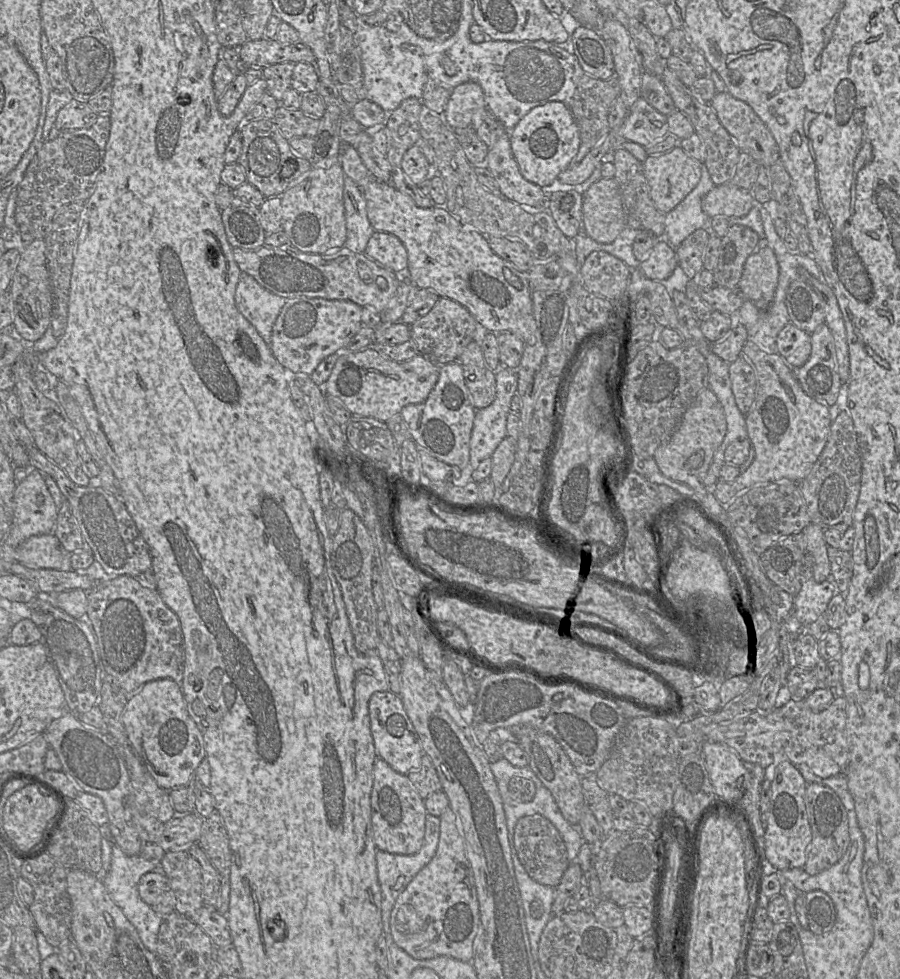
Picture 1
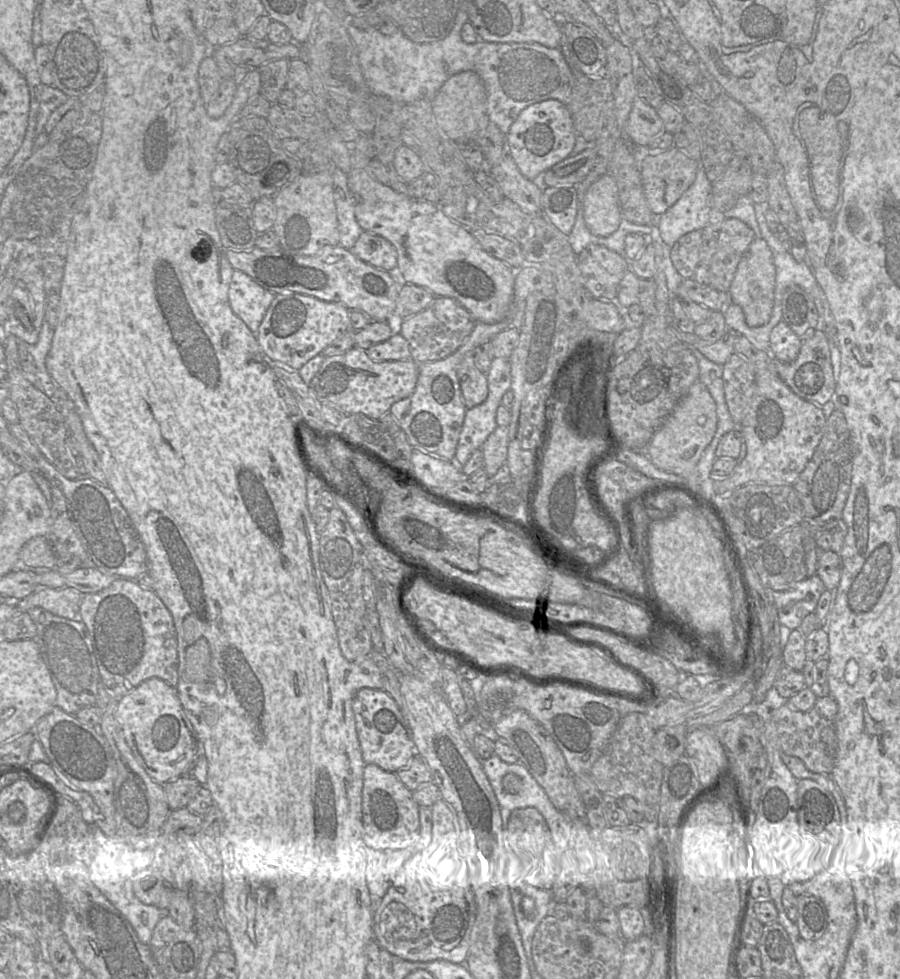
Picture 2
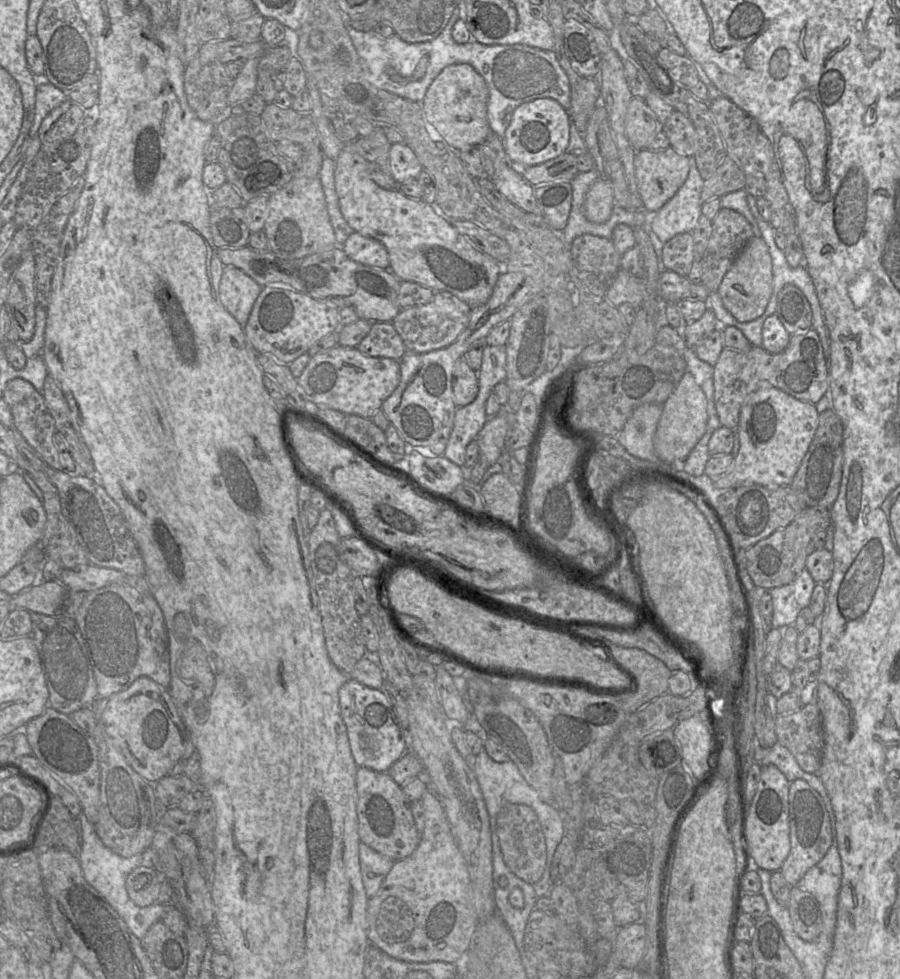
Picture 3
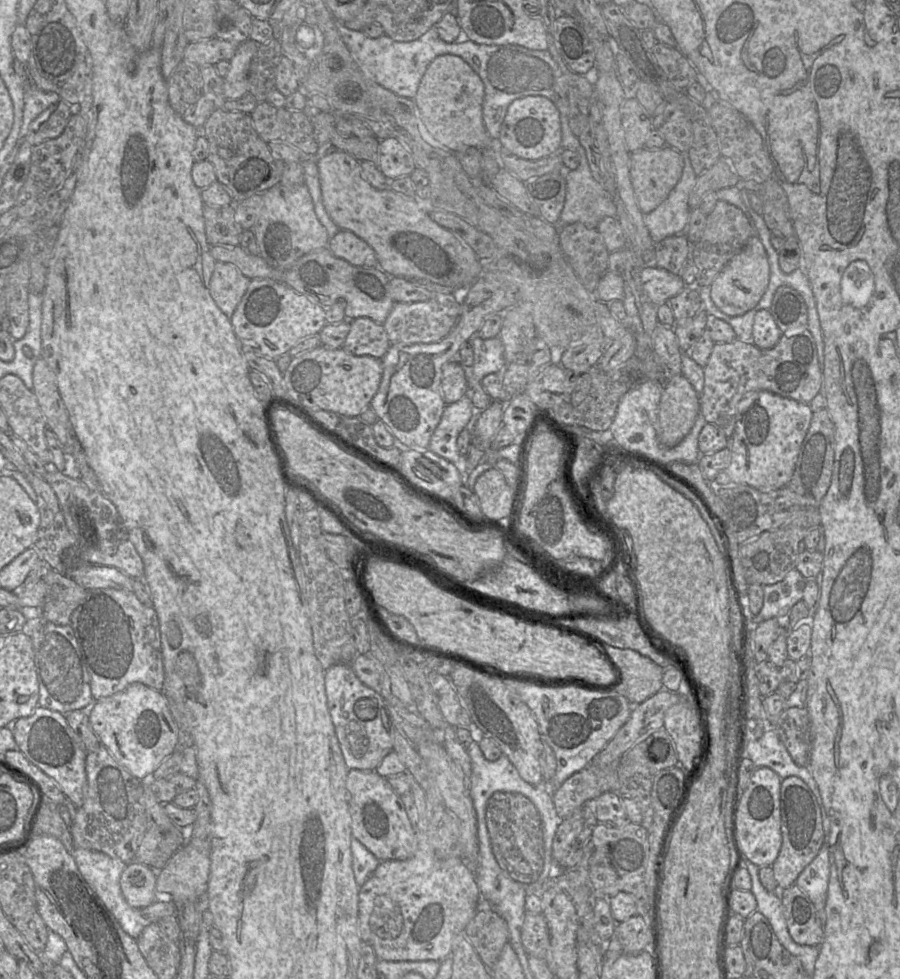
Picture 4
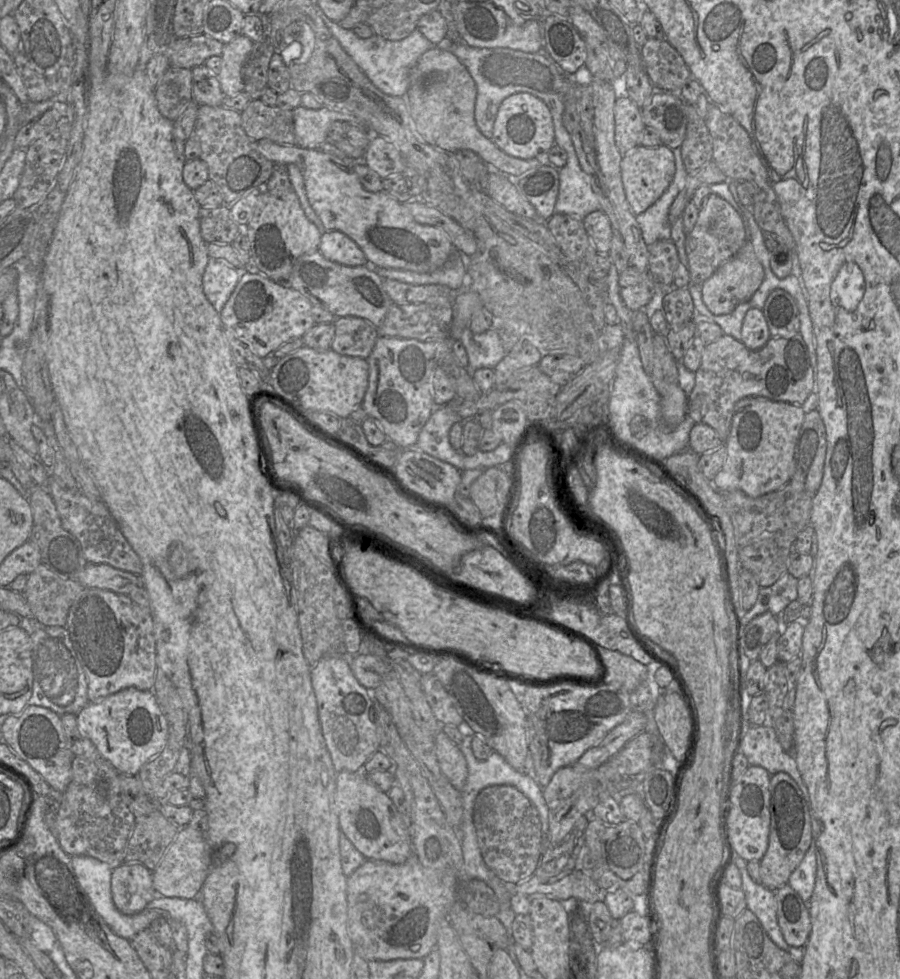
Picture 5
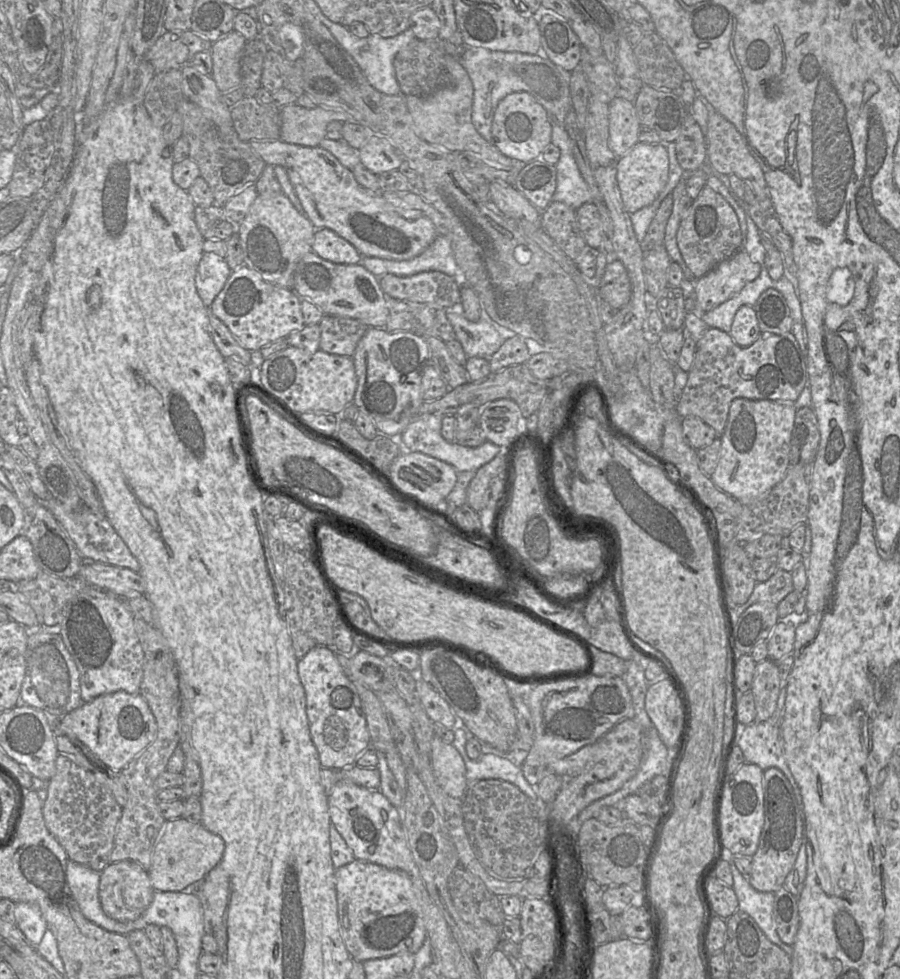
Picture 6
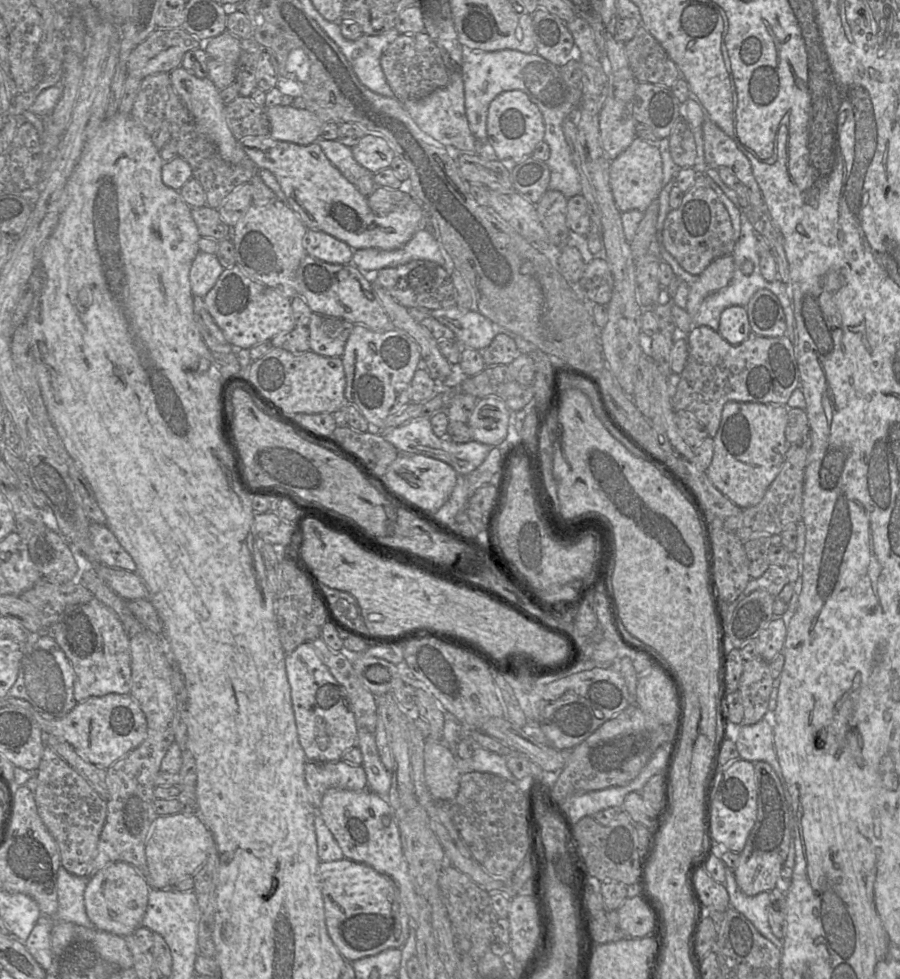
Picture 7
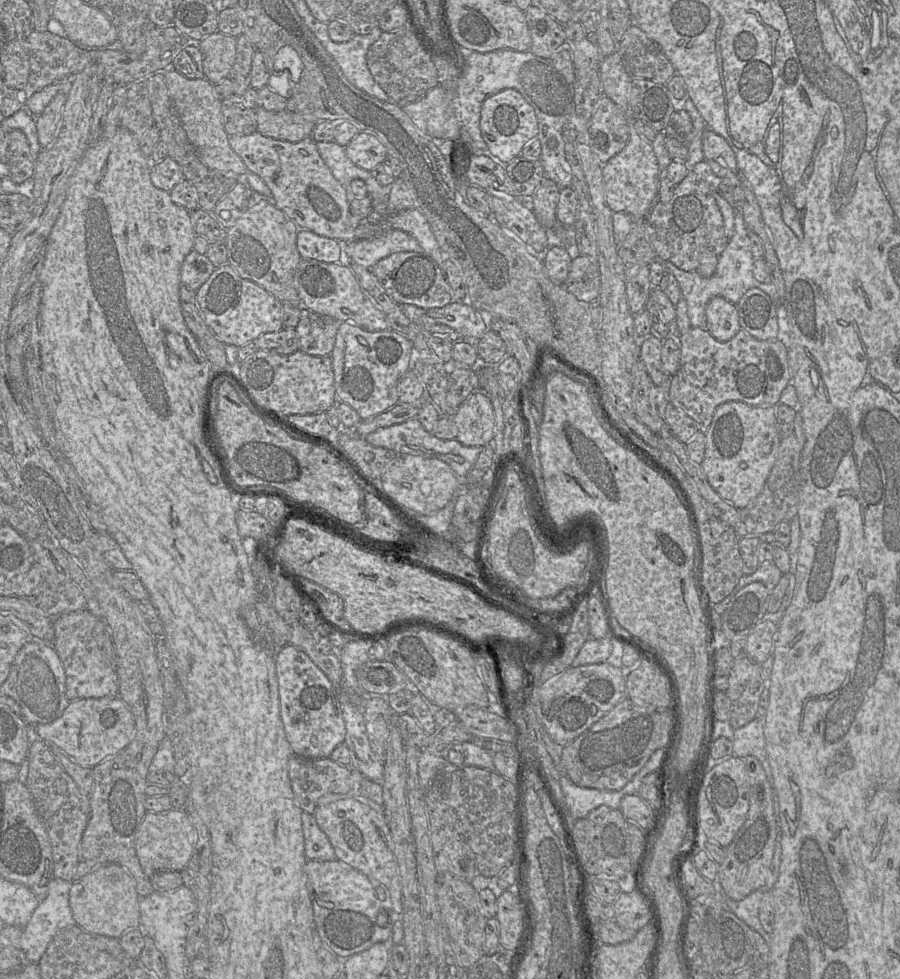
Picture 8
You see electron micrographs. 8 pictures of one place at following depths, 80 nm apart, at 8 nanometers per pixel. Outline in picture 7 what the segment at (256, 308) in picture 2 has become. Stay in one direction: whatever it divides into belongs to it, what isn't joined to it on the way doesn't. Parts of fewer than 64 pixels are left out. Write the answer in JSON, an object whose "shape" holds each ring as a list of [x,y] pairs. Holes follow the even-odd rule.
{"shape":[[[199,252],[189,272],[194,297],[203,298],[213,288],[223,270],[215,254]]]}

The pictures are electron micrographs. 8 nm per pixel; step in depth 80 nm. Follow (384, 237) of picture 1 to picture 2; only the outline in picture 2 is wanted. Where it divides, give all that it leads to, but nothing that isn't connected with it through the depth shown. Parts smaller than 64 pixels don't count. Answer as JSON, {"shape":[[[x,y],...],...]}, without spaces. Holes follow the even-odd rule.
{"shape":[[[363,232],[349,251],[375,268],[390,271],[397,267],[395,247],[379,235]]]}

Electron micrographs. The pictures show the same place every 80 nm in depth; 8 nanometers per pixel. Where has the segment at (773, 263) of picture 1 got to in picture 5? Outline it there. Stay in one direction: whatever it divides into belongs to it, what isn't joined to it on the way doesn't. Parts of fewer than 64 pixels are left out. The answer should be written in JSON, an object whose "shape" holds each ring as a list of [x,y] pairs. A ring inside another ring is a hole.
{"shape":[[[750,240],[731,259],[723,263],[701,284],[702,299],[714,315],[731,313],[739,304],[747,302],[760,287],[764,278],[762,264],[757,259]]]}

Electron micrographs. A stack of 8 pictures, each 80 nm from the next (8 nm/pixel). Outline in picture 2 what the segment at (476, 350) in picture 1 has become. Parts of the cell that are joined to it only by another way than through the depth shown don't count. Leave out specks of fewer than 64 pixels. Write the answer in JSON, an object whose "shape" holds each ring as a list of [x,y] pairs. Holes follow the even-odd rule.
{"shape":[[[473,351],[465,354],[460,361],[457,376],[467,409],[486,400],[488,396],[487,375],[475,365]]]}

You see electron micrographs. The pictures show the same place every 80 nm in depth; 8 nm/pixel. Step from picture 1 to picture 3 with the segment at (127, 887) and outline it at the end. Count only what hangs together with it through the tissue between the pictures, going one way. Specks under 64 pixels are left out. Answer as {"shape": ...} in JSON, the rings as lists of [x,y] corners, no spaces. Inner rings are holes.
{"shape":[[[84,814],[80,815],[80,836],[81,836],[81,853],[77,858],[83,872],[83,876],[86,881],[92,885],[107,901],[108,903],[117,911],[117,913],[125,921],[132,933],[141,940],[149,928],[157,921],[160,921],[162,915],[165,913],[166,905],[160,903],[154,903],[146,907],[137,906],[128,895],[125,887],[127,876],[137,867],[143,866],[143,852],[141,854],[132,857],[122,857],[112,850],[107,848],[98,834],[95,831],[94,824],[92,824]]]}

